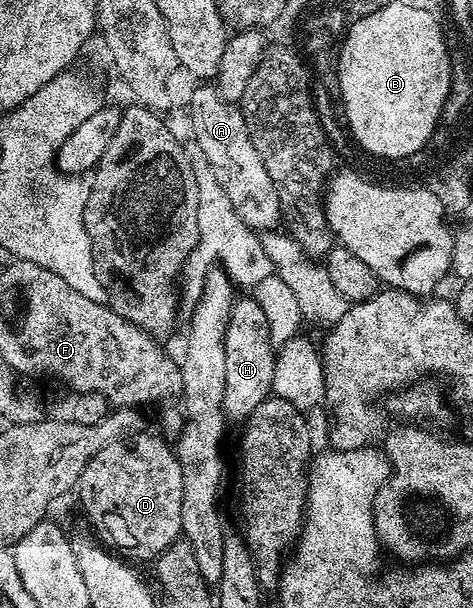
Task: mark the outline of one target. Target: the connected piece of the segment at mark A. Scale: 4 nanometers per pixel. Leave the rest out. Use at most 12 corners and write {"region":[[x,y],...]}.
{"region":[[191,91],[191,131],[252,232],[283,218],[242,106]]}

